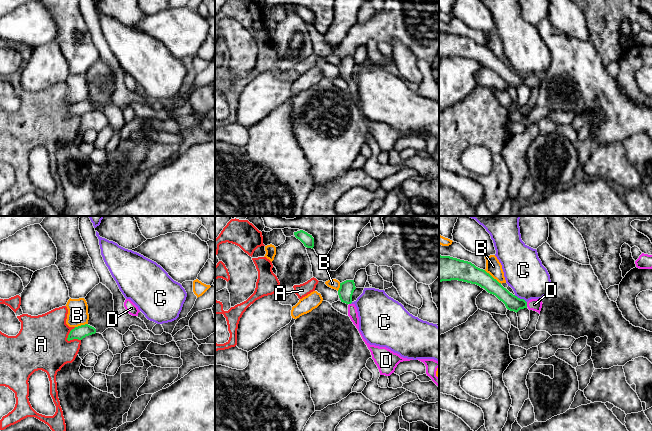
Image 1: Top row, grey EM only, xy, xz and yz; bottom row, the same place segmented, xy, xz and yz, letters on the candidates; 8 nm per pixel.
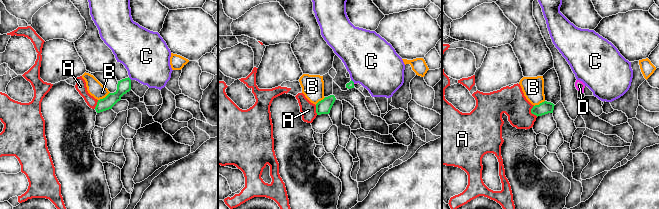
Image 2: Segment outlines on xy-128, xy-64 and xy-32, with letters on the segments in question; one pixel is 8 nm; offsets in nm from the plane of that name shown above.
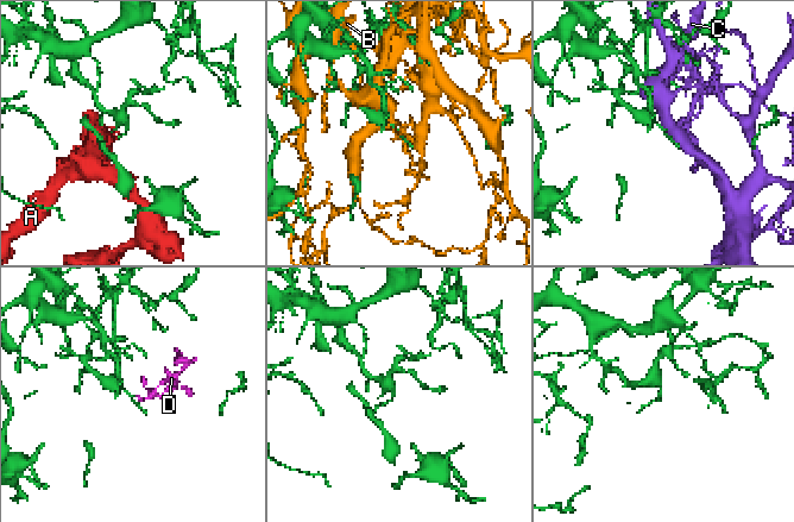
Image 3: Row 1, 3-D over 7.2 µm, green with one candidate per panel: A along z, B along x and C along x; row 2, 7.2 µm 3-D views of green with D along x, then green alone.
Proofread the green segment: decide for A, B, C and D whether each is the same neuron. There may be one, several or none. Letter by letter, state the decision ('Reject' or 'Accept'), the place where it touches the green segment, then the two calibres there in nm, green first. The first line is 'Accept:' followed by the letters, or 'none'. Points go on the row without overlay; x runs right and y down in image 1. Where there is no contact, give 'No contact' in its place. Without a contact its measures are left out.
Accept: D
A: Reject. Touches green at xy (69, 110). Thickness 110 nm (green) against 420 nm
B: Reject. Touches green at yz (492, 53). Thickness 170 nm (green) against 120 nm
C: Reject. Touches green at yz (519, 74). Thickness 120 nm (green) against 320 nm
D: Accept. Touches green at yz (526, 80). Thickness 120 nm (green) against 100 nm

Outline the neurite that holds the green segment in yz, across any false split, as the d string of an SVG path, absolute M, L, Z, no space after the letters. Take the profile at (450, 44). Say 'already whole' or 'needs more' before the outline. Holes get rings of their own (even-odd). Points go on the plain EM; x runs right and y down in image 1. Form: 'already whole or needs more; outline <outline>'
needs more; outline M439 31L439 58L451 56L476 60L484 64L502 77L510 87L517 89L520 85L528 84L540 90L543 80L541 75L531 75L526 78L510 69L489 49L471 38Z

